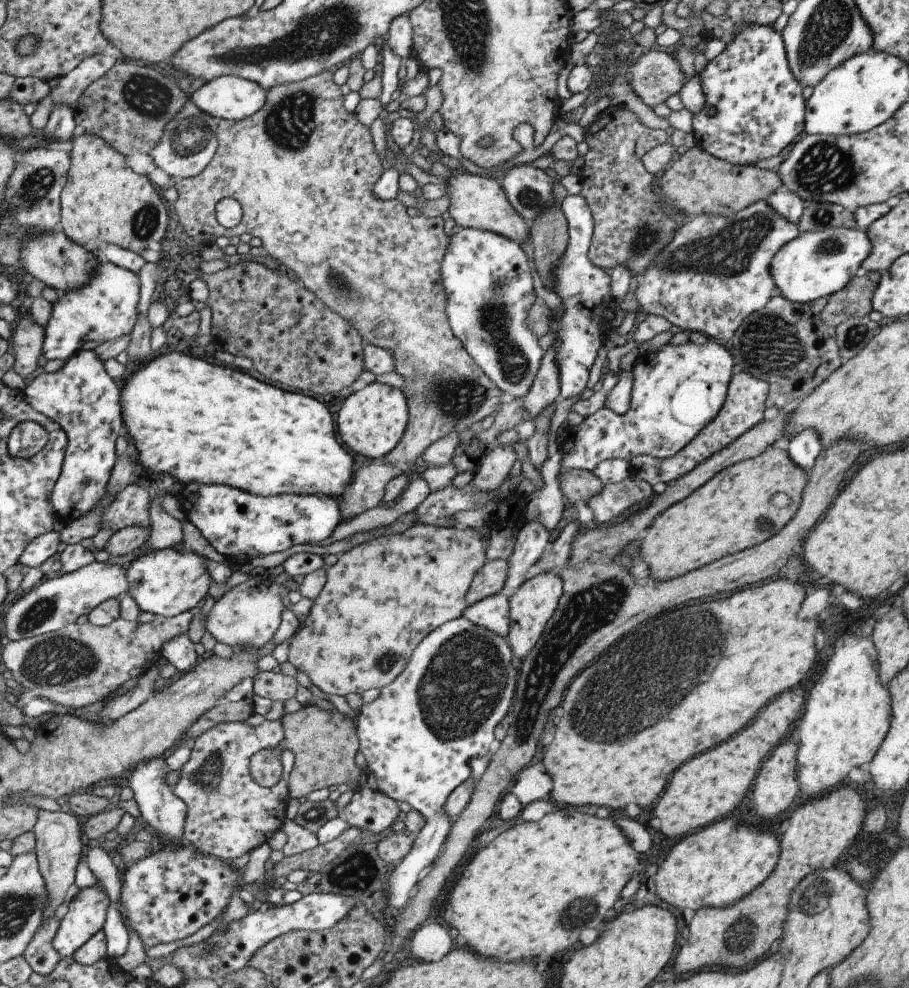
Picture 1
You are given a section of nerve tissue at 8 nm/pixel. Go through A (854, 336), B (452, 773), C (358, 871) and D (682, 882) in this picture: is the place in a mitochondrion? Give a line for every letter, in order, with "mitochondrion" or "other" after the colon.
A: mitochondrion
B: other
C: mitochondrion
D: other

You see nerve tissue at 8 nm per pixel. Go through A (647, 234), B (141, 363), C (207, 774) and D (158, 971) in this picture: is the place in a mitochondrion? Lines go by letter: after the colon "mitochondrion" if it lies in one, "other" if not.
A: mitochondrion
B: other
C: mitochondrion
D: other

